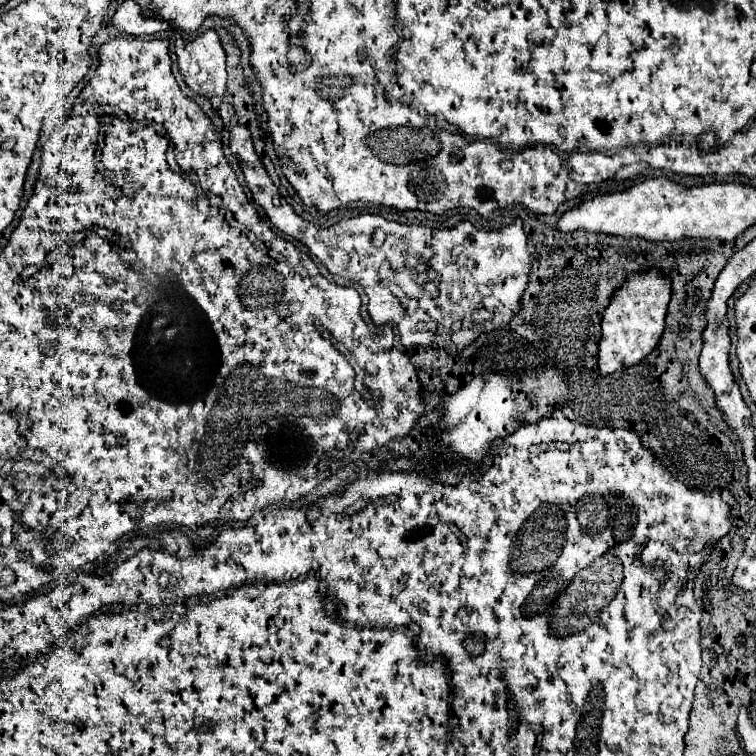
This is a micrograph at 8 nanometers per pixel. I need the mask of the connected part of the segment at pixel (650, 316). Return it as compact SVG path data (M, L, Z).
M644 273L632 277L624 289L616 291L608 309L602 317L602 337L598 343L598 369L604 375L622 371L640 363L648 353L654 351L660 333L664 331L666 307L670 303L670 281L660 277L660 273Z

